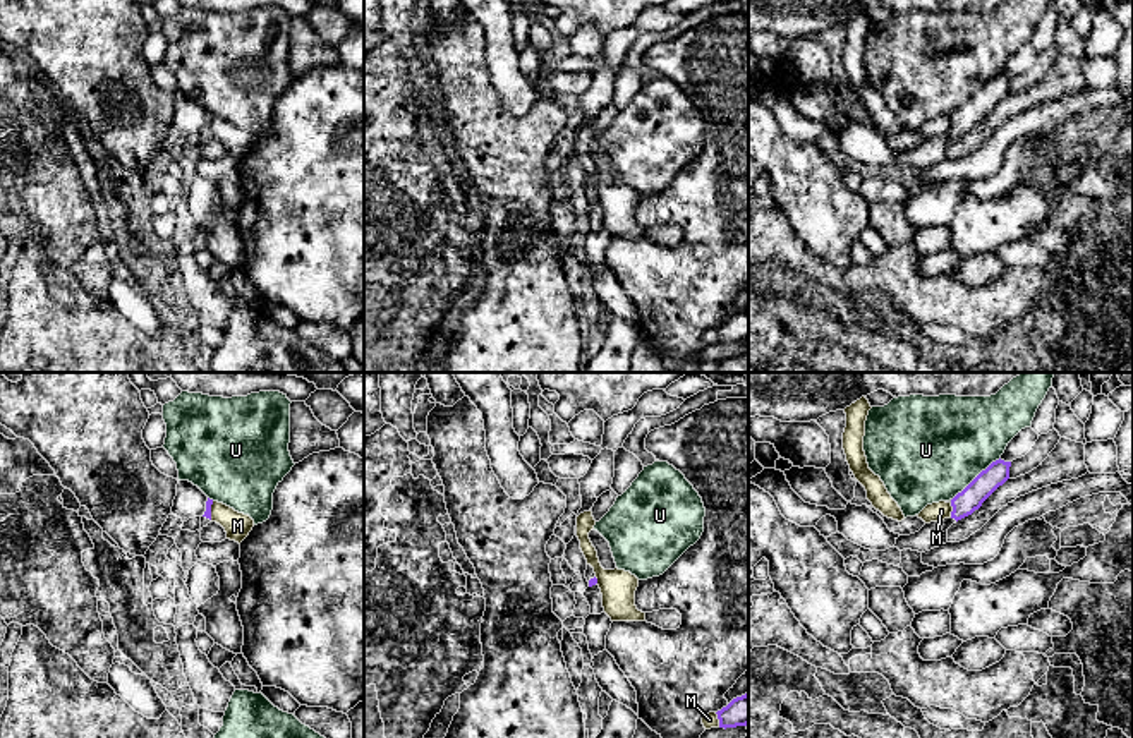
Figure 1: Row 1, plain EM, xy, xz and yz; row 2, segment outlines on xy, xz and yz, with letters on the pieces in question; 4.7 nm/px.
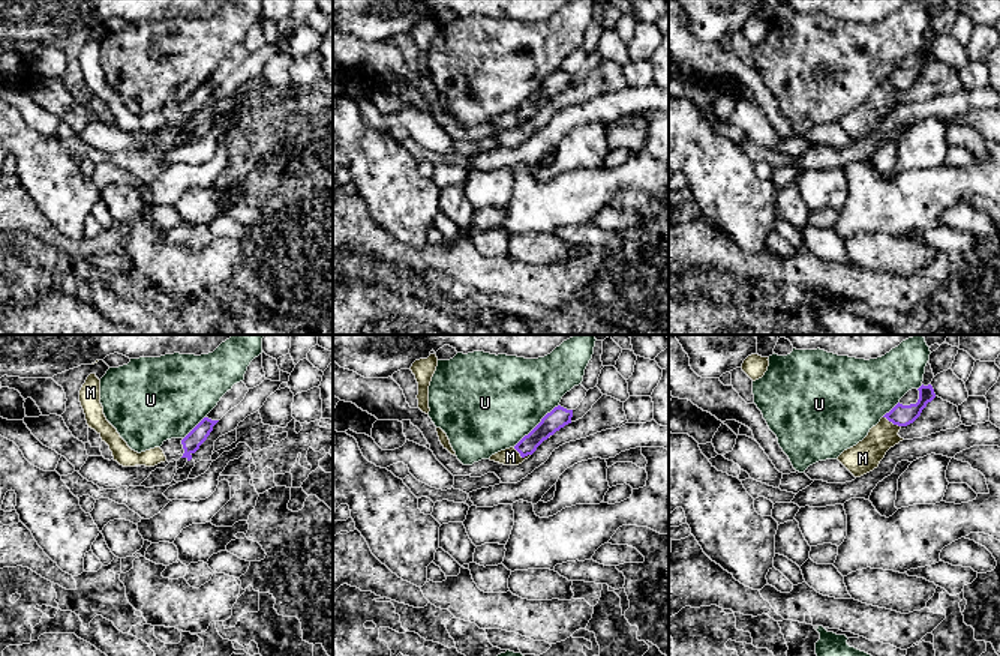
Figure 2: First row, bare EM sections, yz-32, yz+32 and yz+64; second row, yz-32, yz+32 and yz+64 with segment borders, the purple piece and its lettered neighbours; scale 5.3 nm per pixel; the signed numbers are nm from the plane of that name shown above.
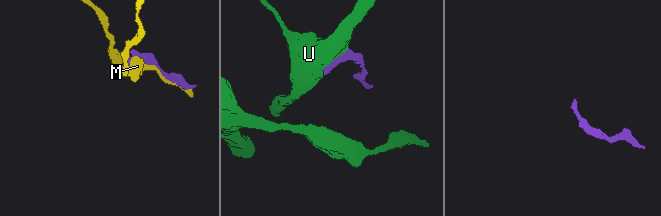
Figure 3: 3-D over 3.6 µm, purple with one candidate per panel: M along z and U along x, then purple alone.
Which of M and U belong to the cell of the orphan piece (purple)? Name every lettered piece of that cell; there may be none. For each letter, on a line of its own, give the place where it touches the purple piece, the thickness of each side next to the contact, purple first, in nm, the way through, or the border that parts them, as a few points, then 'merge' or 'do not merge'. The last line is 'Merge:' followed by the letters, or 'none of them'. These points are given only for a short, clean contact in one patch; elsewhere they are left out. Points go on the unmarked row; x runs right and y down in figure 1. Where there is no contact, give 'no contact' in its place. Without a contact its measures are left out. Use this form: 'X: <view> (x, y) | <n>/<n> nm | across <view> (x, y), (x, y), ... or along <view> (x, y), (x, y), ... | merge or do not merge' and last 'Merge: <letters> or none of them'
M: xz (718, 333) | 140/70 nm | do not merge
U: yz (977, 91) | 110/480 nm | do not merge
Merge: none of them

